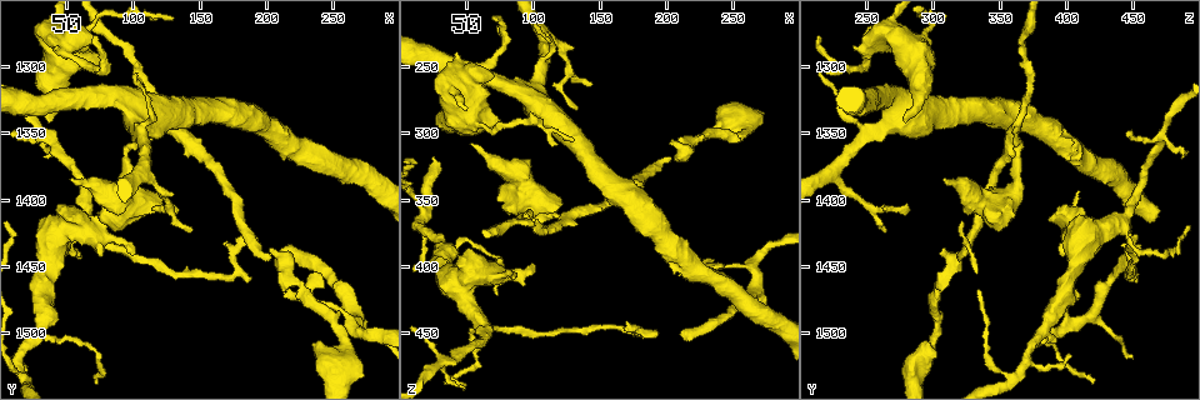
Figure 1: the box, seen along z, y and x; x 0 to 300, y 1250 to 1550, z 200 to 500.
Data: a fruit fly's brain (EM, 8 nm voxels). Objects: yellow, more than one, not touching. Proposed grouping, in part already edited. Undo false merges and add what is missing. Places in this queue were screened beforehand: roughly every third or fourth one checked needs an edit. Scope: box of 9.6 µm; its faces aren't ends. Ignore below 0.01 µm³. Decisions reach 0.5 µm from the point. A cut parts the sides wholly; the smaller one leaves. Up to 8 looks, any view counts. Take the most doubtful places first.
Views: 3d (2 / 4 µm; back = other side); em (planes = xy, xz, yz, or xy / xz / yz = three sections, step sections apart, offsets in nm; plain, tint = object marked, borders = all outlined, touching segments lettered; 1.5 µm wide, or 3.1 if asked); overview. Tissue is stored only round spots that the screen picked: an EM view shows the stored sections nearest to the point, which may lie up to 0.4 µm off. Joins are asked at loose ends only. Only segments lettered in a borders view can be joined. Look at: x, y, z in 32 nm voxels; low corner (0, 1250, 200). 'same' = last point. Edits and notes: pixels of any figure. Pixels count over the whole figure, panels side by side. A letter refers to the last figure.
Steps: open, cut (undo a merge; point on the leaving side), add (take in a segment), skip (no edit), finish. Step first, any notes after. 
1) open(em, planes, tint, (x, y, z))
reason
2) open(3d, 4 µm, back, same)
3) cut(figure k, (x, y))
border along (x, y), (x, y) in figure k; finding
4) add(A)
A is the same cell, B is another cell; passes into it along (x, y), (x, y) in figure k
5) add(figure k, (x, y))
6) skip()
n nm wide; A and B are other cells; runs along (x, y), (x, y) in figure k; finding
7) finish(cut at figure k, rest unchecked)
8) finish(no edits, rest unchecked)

open(3d, 4 µm, back, (212, 1440, 454))
branch stops here

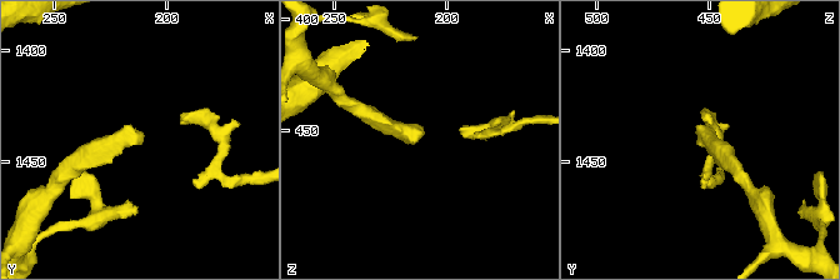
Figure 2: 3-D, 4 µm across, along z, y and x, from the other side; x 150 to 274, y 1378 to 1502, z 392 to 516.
open(em, planes, borders, (213, 1439, 455))

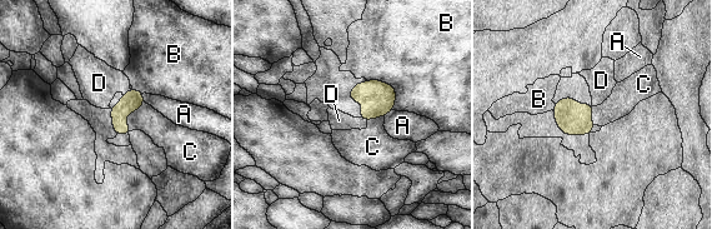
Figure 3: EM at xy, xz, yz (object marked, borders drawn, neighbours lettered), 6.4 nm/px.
add(D)
D is the same cell, A, B and C are other cells; the cell continues

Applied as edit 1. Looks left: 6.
open(em, xz, step 4, tint, (76, 1442, 398))
an open end

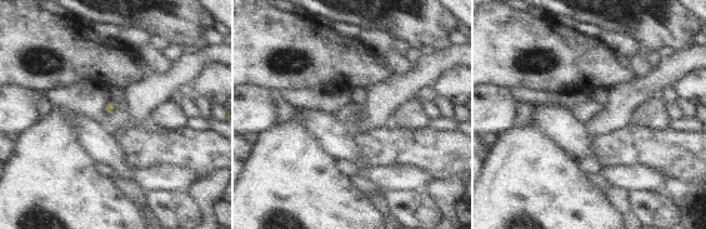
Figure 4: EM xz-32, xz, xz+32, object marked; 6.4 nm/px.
open(em, xy, step 4, borders, same)
another direction

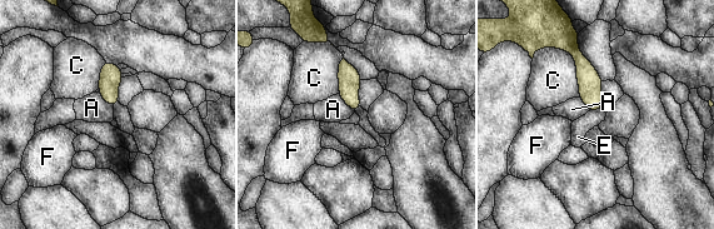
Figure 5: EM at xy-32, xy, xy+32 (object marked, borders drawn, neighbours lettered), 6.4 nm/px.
skip()
A, C, E and F are other cells; border along (600, 109), (589, 111) in figure 5; none of them fits

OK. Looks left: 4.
open(em, planes, borders, (36, 1340, 278))
an open end

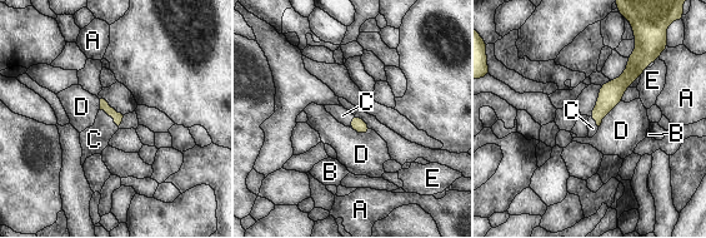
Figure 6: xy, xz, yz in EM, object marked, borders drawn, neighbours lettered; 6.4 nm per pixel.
add(C)
C is the same cell, A, B, D and E are other cells; passes into it along (105, 107), (110, 115), (94, 139) in figure 6; it goes on there

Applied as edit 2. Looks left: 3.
open(3d, 4 µm, (122, 1348, 360))
abrupt turn

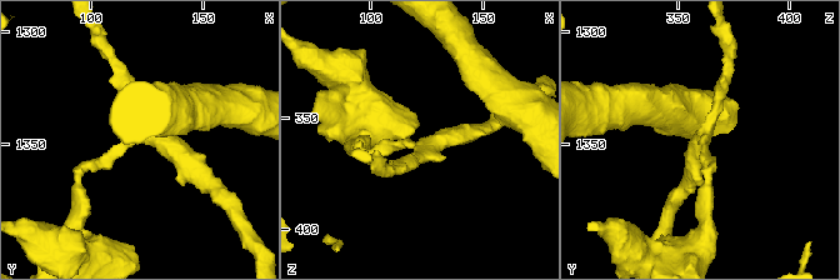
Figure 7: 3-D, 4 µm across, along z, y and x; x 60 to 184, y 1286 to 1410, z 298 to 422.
open(em, planes, borders, (121, 1347, 362))
3 arms; arms of 170, 200, 300 nm; shape alone is not enough

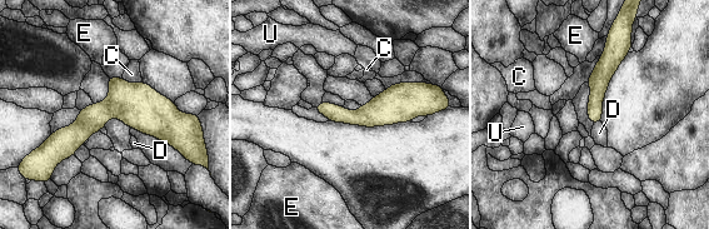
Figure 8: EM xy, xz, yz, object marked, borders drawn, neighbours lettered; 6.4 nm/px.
skip()
110 nm wide; C, D, E and U are other cells; border along (600, 122), (593, 125) in figure 8; all the same cell

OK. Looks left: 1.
finish(add at figure 3, add at figure 6, rest unchecked)

